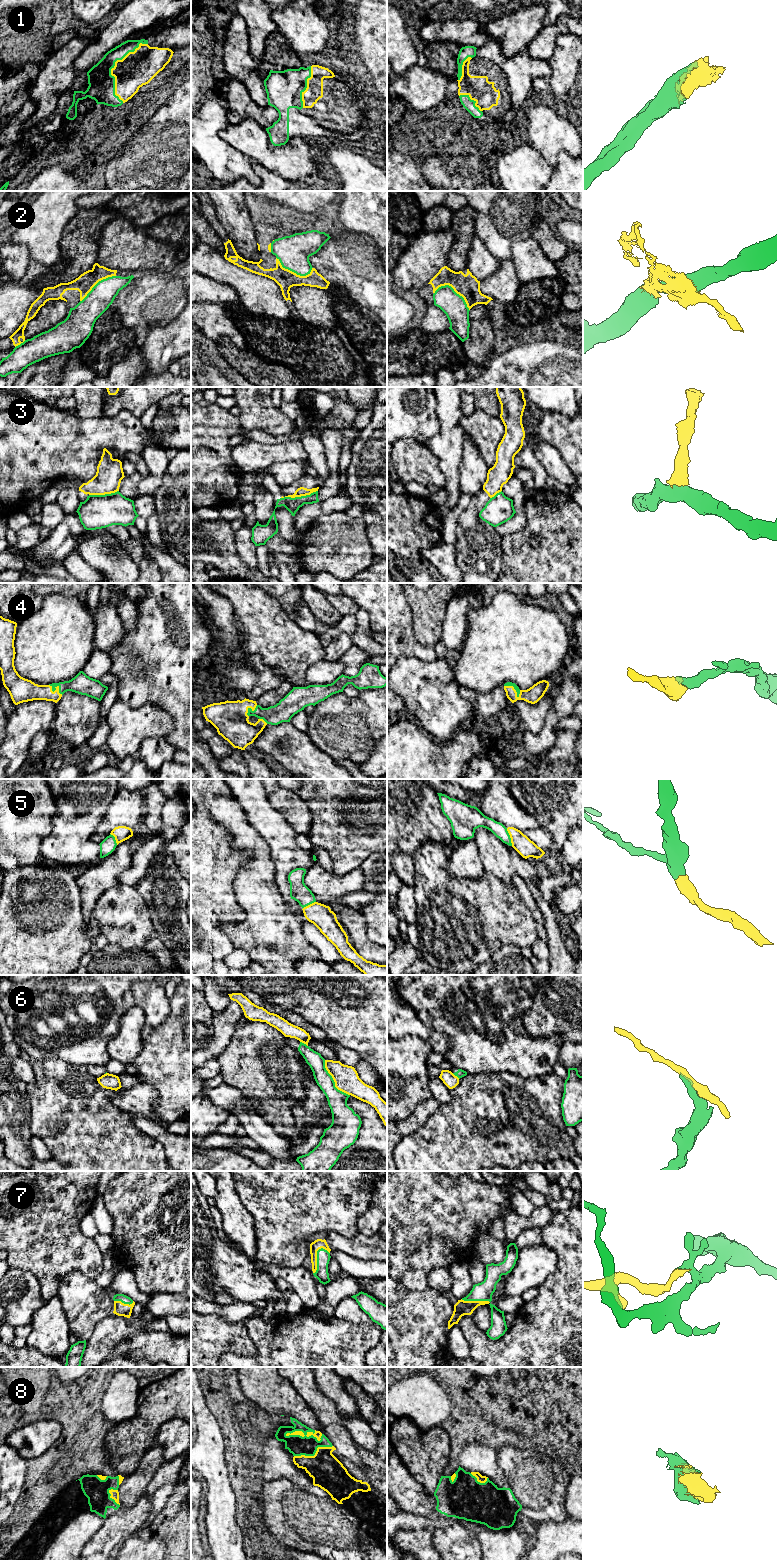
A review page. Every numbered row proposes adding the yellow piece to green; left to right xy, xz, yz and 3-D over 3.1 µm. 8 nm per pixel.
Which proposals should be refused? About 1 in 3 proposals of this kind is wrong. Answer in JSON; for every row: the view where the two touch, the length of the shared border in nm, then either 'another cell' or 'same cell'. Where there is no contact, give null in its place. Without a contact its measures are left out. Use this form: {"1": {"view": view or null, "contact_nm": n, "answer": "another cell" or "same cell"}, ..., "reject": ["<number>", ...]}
{"1": {"view": "xy", "contact_nm": 500, "answer": "same cell"}, "2": {"view": "xz", "contact_nm": 320, "answer": "another cell"}, "3": {"view": "xz", "contact_nm": 300, "answer": "another cell"}, "4": {"view": "yz", "contact_nm": 160, "answer": "same cell"}, "5": {"view": "yz", "contact_nm": 150, "answer": "same cell"}, "6": {"view": "xz", "contact_nm": 360, "answer": "another cell"}, "7": {"view": "xz", "contact_nm": 220, "answer": "same cell"}, "8": {"view": "xz", "contact_nm": 300, "answer": "same cell"}, "reject": ["2", "3", "6"]}

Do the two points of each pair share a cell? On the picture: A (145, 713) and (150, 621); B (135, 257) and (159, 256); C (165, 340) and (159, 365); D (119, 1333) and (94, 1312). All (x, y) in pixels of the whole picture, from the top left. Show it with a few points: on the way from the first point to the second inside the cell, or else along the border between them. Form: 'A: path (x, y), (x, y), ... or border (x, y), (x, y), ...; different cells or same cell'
A: border (123, 700), (131, 706), (151, 703), (167, 714); different cells
B: path (141, 256), (153, 256); same cell
C: path (162, 346), (159, 350), (159, 359); same cell
D: border (113, 1313), (105, 1316), (88, 1337); different cells

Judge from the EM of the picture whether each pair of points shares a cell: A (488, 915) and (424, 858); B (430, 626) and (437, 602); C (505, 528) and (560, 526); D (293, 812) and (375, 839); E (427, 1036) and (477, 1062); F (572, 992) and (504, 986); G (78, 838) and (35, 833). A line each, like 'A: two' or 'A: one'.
A: one
B: one
C: two
D: two
E: two
F: two
G: two

